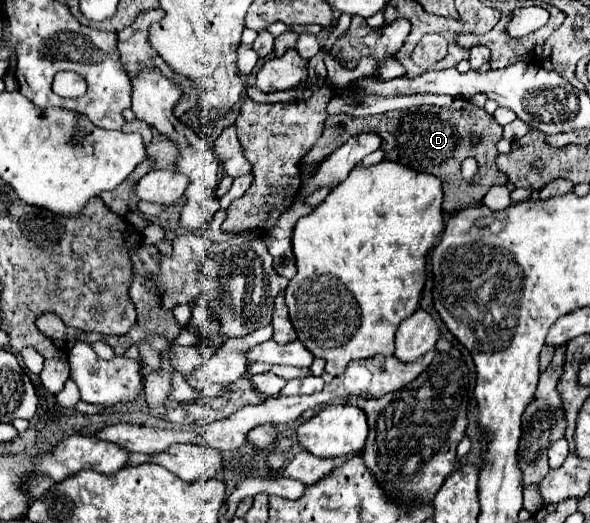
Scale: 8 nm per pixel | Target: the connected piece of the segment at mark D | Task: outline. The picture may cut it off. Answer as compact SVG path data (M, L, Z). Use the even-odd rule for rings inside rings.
M455 99L449 107L421 105L413 109L389 111L389 113L369 115L369 117L351 117L347 113L329 115L325 119L321 141L317 141L317 145L313 145L313 149L305 155L303 165L315 167L315 163L321 163L349 137L359 133L377 133L383 139L381 149L385 151L385 159L439 177L443 181L443 193L445 193L443 211L449 215L459 209L479 205L491 185L507 183L507 177L495 165L495 159L499 155L497 141L503 137L503 127L495 121L493 115L485 113L485 109L481 107L475 107L467 99ZM471 135L477 135L479 143L471 143ZM465 157L475 157L481 165L481 171L473 179L473 183L465 183L461 177L461 161Z

